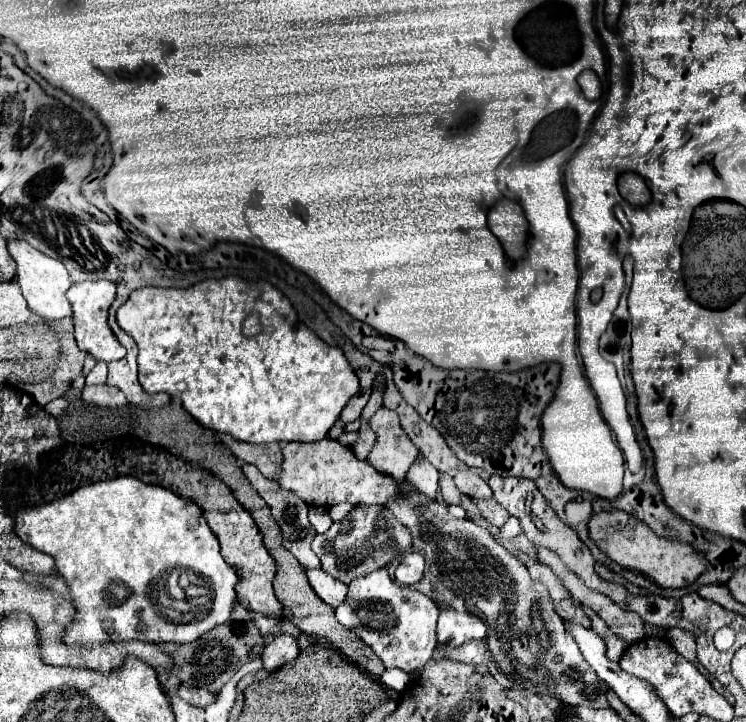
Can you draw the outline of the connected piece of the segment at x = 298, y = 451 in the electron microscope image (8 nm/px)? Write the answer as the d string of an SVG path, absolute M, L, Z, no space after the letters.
M323 438L319 442L287 442L283 446L283 470L279 476L279 486L285 490L295 492L301 496L309 506L333 506L339 502L351 502L351 504L385 504L389 500L395 500L399 496L397 482L391 476L385 476L377 472L373 466L369 466L363 460L357 460L353 450L347 446L341 446L337 440Z

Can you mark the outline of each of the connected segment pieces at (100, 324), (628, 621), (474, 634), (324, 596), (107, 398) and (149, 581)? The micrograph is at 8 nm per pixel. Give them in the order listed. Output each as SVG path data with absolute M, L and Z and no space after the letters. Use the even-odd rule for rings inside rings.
M97 280L97 282L79 282L73 284L67 292L67 300L73 306L73 320L75 320L75 340L81 350L89 352L95 360L103 362L113 362L121 360L125 356L125 348L117 342L115 334L111 332L107 324L107 312L109 306L115 300L115 284L107 280Z
M537 548L537 558L541 564L547 564L563 580L563 584L567 586L567 590L571 592L571 596L577 602L593 608L605 620L605 624L611 628L611 632L621 636L627 644L633 644L633 642L643 638L643 620L641 620L641 616L637 616L637 612L623 610L621 606L613 604L607 596L589 590L579 580L579 576L575 576L575 572L571 572L559 560L559 556L555 552L551 552L547 548Z
M443 608L437 622L437 640L449 646L461 646L469 640L483 640L487 636L487 626L467 614L453 608Z
M309 568L309 570L305 570L307 572L307 578L309 578L309 584L311 584L311 588L315 590L315 594L323 600L323 602L327 602L329 606L333 606L333 608L337 608L343 600L345 600L345 596L347 596L347 586L343 584L343 582L339 582L337 578L333 578L333 576L329 576L325 570L321 570L321 568Z
M85 384L81 398L85 402L97 404L97 406L123 406L123 404L127 404L125 396L117 388L111 388L111 386L105 386L105 384L103 386Z
M121 476L121 478L115 478L115 480L109 480L109 482L95 482L95 484L87 484L87 486L81 486L79 490L51 502L51 504L43 504L43 506L35 506L35 508L29 508L25 510L23 514L19 514L15 518L15 532L17 536L25 542L25 544L31 544L35 550L43 552L43 554L49 554L53 556L55 560L55 570L57 574L65 580L67 588L69 588L69 594L71 594L71 604L75 608L75 616L73 616L73 622L67 626L67 632L63 636L63 642L69 644L69 646L95 646L99 642L123 642L123 640L143 640L143 642L175 642L175 644L185 644L185 642L193 642L197 640L199 636L203 636L205 632L213 630L215 626L223 624L227 618L229 618L229 612L233 608L233 602L235 602L235 584L237 584L237 572L235 568L231 568L221 552L219 552L219 542L217 542L217 536L209 530L209 526L205 524L205 520L201 518L201 510L195 508L193 502L185 500L185 498L179 498L177 494L173 494L171 490L163 488L163 486L155 486L155 484L145 484L133 476ZM175 568L185 568L185 570L191 570L193 574L197 574L199 578L205 580L209 592L205 596L205 602L191 602L187 598L183 600L177 600L169 594L167 590L167 582L169 582L169 576Z

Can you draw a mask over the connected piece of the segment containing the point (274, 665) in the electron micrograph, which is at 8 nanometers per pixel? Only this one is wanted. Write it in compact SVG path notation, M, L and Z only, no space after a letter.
M279 634L279 636L275 636L275 640L273 640L271 644L267 644L265 650L263 650L263 656L261 656L263 668L265 668L267 672L275 672L275 670L279 670L283 664L295 660L297 654L299 654L299 646L297 646L295 638L289 636L289 634Z

